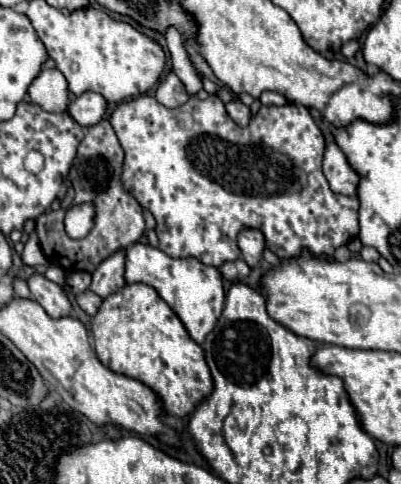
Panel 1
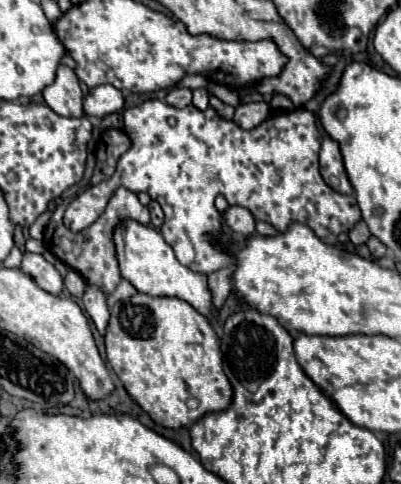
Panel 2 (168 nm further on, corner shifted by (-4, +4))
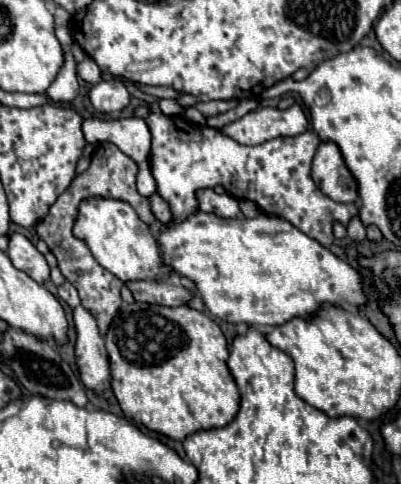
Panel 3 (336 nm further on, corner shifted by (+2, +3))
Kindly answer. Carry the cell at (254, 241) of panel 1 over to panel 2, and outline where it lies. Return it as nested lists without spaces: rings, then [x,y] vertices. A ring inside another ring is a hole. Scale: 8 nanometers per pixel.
[[[229,206],[225,210],[225,222],[227,226],[235,232],[235,234],[241,234],[243,238],[251,236],[255,232],[255,218],[251,216],[251,212],[247,208],[241,208],[241,206]]]

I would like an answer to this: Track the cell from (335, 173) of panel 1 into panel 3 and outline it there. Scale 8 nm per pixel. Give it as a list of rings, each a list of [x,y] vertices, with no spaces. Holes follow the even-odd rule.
[[[321,143],[313,157],[313,181],[317,187],[339,203],[353,203],[357,201],[357,183],[345,161],[337,143]]]

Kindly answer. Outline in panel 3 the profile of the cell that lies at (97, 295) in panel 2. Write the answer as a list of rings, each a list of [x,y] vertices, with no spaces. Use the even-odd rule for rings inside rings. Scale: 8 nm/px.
[[[75,307],[73,321],[77,329],[75,355],[81,373],[81,381],[85,387],[109,397],[109,359],[105,351],[105,337],[101,335],[97,321],[85,307]]]

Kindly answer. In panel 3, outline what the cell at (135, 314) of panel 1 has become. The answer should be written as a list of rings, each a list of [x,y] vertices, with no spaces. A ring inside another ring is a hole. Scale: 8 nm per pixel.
[[[121,303],[115,319],[105,335],[105,345],[111,363],[111,389],[119,401],[119,407],[135,423],[145,425],[151,431],[183,441],[187,435],[227,425],[239,411],[239,389],[227,369],[227,339],[219,325],[187,305],[165,307],[143,303]]]

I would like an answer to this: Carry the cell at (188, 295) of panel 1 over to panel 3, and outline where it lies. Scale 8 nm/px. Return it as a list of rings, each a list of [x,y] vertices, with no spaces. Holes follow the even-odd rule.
[[[87,199],[79,207],[79,217],[75,221],[73,233],[83,239],[93,257],[123,283],[129,281],[167,281],[173,269],[161,259],[161,247],[151,229],[137,217],[133,207],[125,201],[115,199]]]

